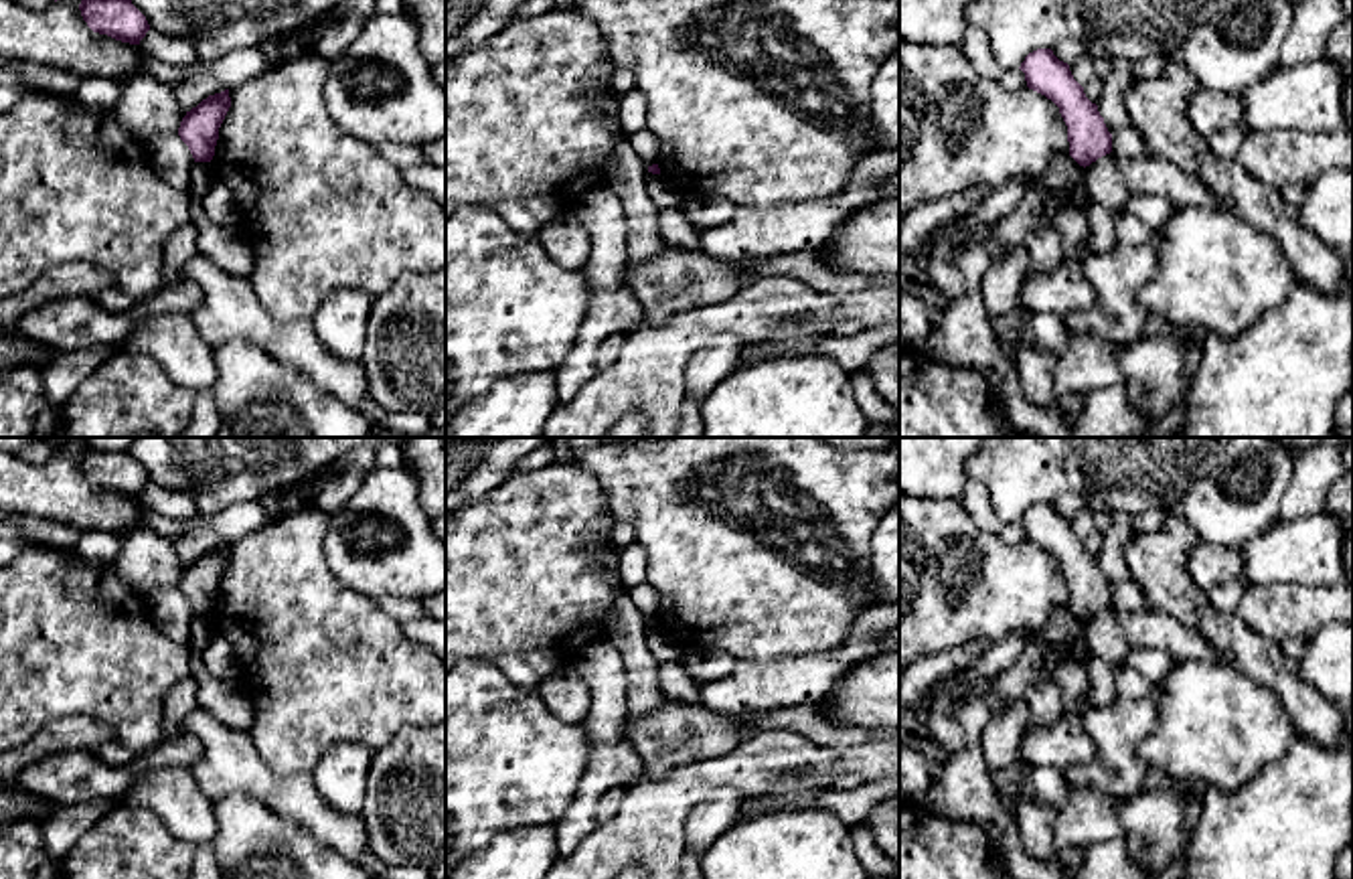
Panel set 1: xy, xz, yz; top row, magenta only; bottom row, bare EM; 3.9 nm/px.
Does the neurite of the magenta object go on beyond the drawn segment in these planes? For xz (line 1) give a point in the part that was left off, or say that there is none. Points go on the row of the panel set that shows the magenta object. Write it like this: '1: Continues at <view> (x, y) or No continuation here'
1: No continuation here

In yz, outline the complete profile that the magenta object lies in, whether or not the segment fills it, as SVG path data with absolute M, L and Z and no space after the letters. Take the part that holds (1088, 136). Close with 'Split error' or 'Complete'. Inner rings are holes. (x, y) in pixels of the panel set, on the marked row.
M1037 49L1019 67L1027 87L1051 99L1067 126L1069 156L1080 166L1090 166L1112 152L1108 132L1098 105L1092 103L1084 87L1073 79L1069 65L1059 61L1051 49Z. Complete

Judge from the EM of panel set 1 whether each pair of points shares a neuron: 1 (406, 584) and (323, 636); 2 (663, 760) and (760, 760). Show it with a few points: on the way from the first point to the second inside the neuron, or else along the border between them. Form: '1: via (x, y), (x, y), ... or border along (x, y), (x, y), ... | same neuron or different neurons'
1: border along (331, 570), (343, 584), (371, 598) | different neurons
2: border along (740, 740), (718, 756), (683, 764), (655, 778) | different neurons

